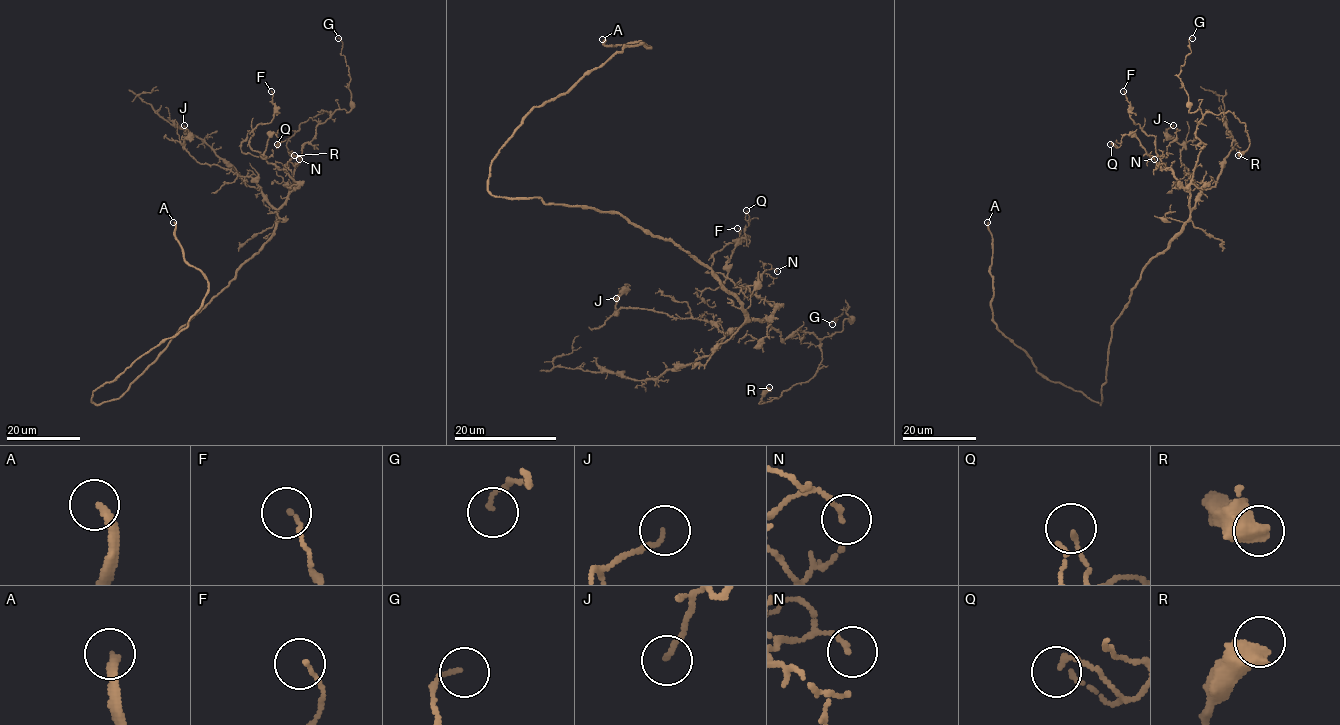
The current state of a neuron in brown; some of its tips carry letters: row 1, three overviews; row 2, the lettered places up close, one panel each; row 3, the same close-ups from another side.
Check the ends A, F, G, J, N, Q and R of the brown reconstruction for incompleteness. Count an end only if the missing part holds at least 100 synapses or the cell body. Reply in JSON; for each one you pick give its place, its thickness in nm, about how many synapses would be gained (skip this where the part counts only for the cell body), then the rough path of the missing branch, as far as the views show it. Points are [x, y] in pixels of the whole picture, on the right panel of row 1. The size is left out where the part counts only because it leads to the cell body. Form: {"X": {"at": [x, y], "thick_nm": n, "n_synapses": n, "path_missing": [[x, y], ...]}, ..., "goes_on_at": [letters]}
{"A": {"at": [987, 222], "thick_nm": 240, "n_synapses": 350, "path_missing": [[987, 222], [981, 120], [973, 98], [954, 84], [955, 65], [978, 45], [1031, 43], [1059, 58], [1077, 59]]}, "goes_on_at": ["A"]}

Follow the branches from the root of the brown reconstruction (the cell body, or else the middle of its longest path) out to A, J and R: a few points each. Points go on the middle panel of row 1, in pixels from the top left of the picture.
A: (612, 213), (488, 190), (491, 159), (533, 107), (625, 47), (649, 47), (602, 39)
J: (612, 213), (694, 255), (740, 303), (745, 321), (725, 335), (708, 321), (618, 311), (623, 287), (616, 298)
R: (612, 213), (694, 255), (748, 321), (820, 340), (808, 381), (759, 404), (769, 387)

